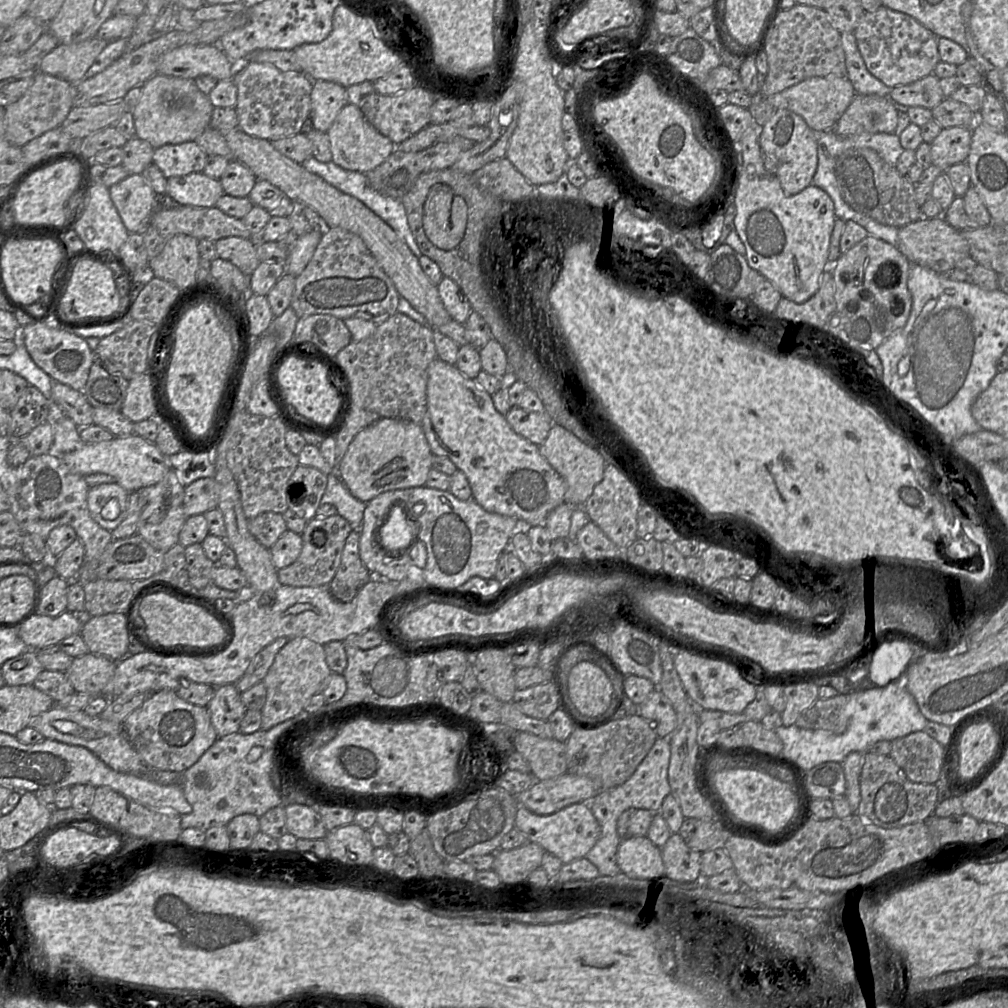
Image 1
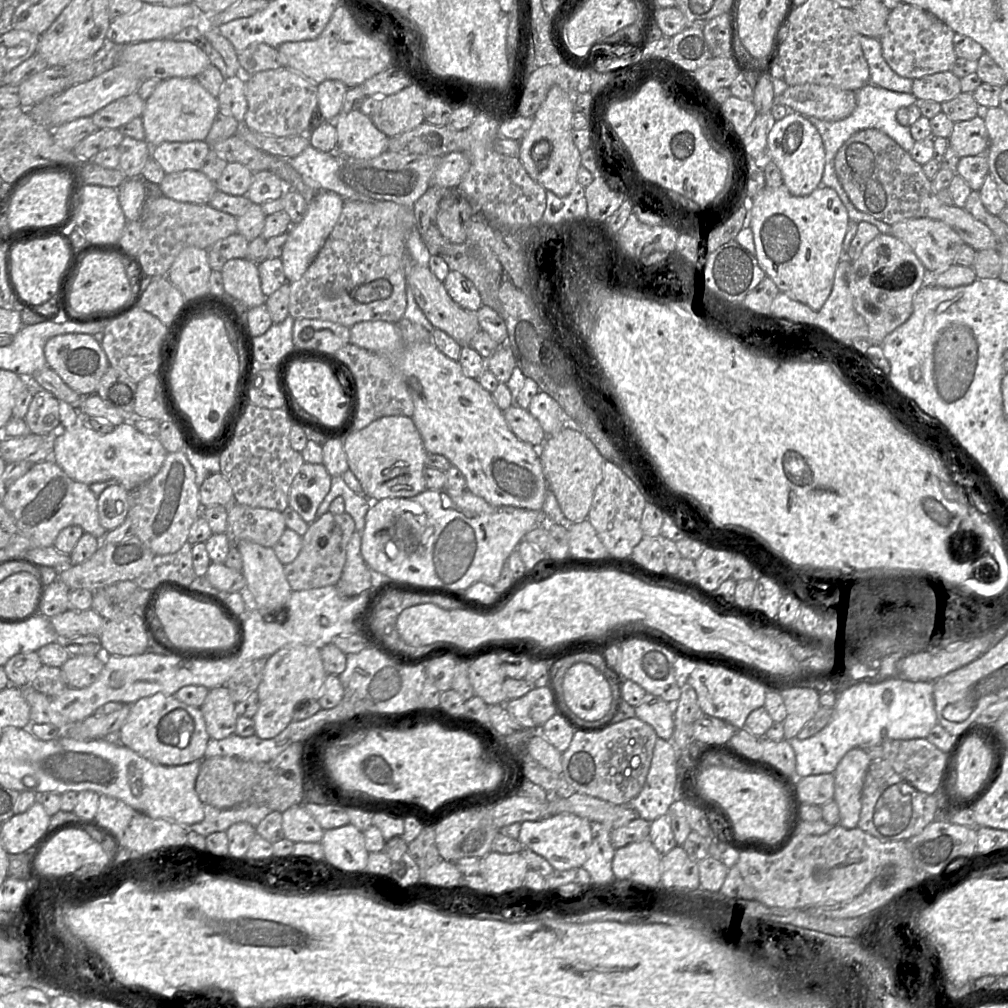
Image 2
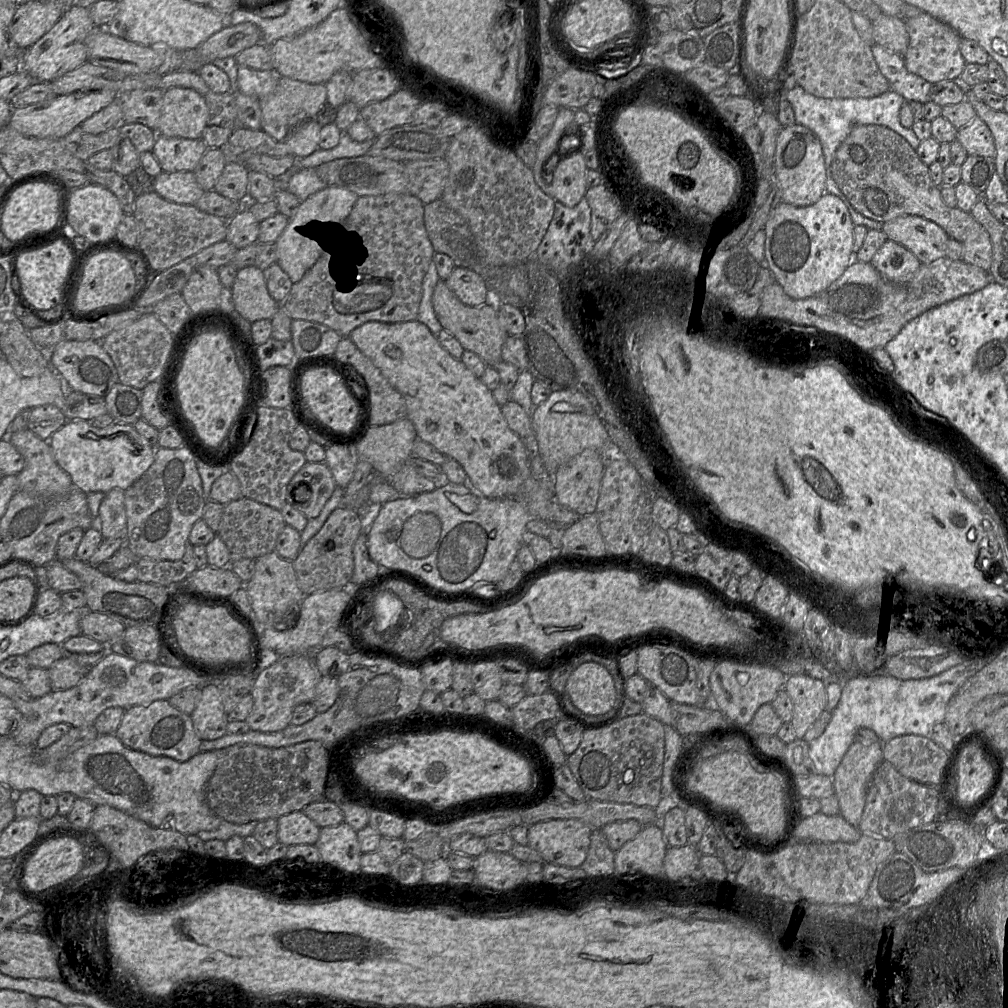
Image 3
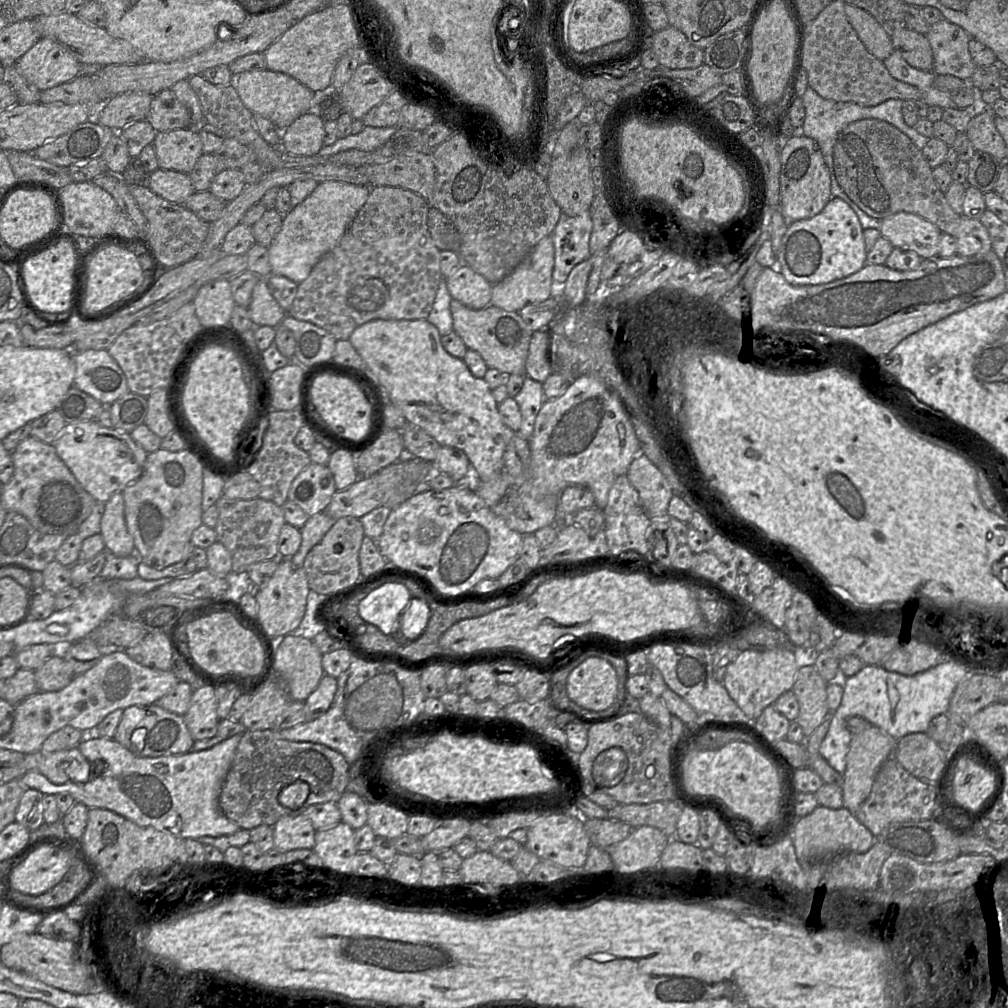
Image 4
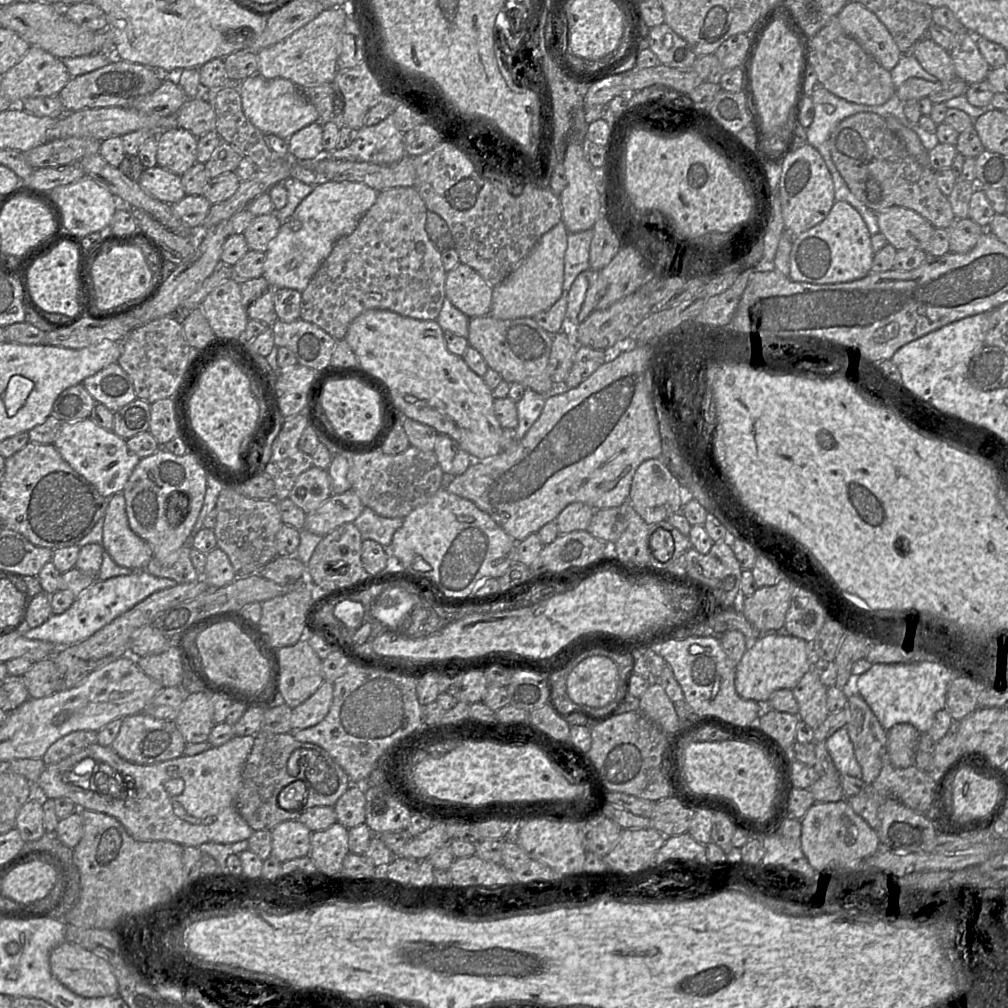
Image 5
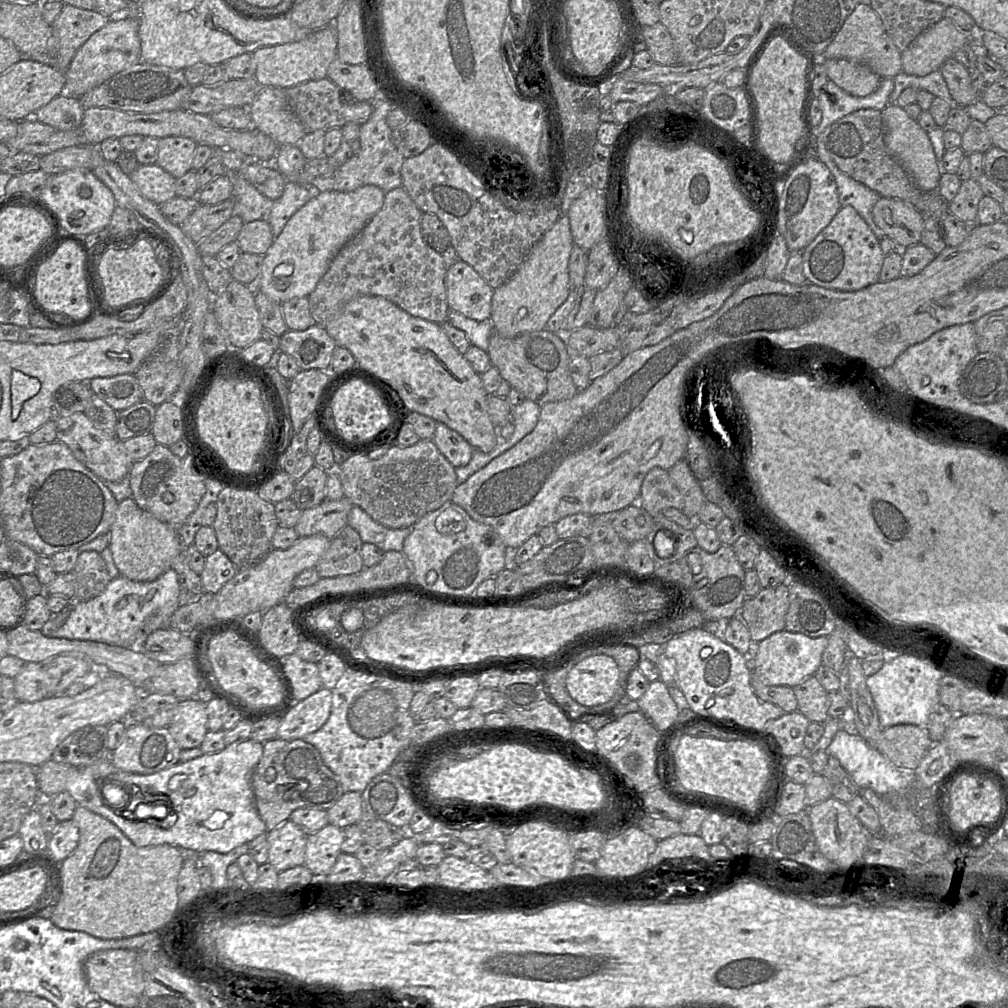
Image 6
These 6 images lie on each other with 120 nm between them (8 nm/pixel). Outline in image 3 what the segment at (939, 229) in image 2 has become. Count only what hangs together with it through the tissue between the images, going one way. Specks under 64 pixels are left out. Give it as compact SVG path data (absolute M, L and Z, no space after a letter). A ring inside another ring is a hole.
M903 216L883 224L888 240L911 251L923 264L944 259L950 237L936 223L920 216Z

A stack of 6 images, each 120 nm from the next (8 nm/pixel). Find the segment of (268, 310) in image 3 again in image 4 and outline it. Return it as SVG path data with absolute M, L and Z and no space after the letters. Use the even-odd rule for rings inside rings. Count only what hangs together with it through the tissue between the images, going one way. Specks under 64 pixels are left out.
M266 278L260 279L254 286L248 311L256 326L271 326L274 328L280 325L287 315L287 312L271 294Z

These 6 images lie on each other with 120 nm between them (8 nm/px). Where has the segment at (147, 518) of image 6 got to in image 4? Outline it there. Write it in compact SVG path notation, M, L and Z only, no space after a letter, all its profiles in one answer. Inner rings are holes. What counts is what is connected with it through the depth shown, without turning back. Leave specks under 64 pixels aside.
M122 492L115 493L105 503L100 534L103 538L105 549L113 555L127 557L133 553L135 544L126 525Z

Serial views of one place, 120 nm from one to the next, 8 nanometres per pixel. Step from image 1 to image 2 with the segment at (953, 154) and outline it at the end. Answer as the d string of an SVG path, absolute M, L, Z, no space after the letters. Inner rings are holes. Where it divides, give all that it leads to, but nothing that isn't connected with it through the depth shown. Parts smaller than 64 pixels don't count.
M977 116L969 121L955 123L948 143L960 158L986 155L989 135L984 119Z

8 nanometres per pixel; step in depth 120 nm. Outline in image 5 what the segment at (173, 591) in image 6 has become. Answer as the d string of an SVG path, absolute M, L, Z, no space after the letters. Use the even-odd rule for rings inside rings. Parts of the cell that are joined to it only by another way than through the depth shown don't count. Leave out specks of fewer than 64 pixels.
M139 570L131 575L116 576L103 581L96 579L92 585L76 597L68 610L61 614L51 615L38 627L25 627L22 634L28 639L51 642L59 648L76 644L89 638L153 593L176 585L174 580L155 577L146 570Z

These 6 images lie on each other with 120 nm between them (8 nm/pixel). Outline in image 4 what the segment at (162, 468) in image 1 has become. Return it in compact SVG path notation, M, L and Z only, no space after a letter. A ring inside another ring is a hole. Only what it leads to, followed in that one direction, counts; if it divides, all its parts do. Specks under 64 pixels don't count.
M93 420L66 424L53 446L83 489L103 503L141 476L148 456L129 432L102 427Z

